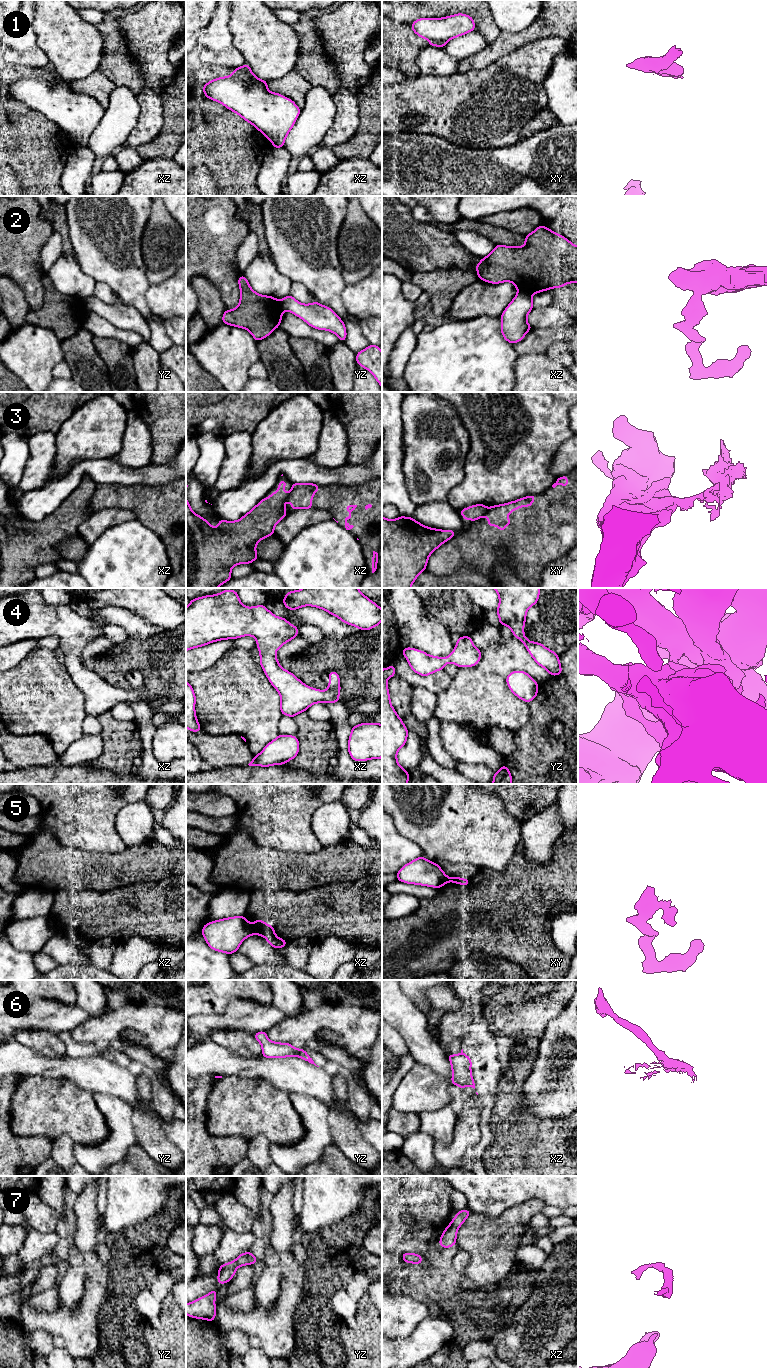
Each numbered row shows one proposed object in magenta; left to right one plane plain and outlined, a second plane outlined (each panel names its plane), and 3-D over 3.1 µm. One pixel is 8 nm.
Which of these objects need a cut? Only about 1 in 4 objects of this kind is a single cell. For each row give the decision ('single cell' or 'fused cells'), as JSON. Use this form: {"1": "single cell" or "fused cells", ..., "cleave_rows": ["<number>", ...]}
{"1": "fused cells", "2": "fused cells", "3": "fused cells", "4": "single cell", "5": "fused cells", "6": "single cell", "7": "fused cells", "cleave_rows": ["1", "2", "3", "5", "7"]}

